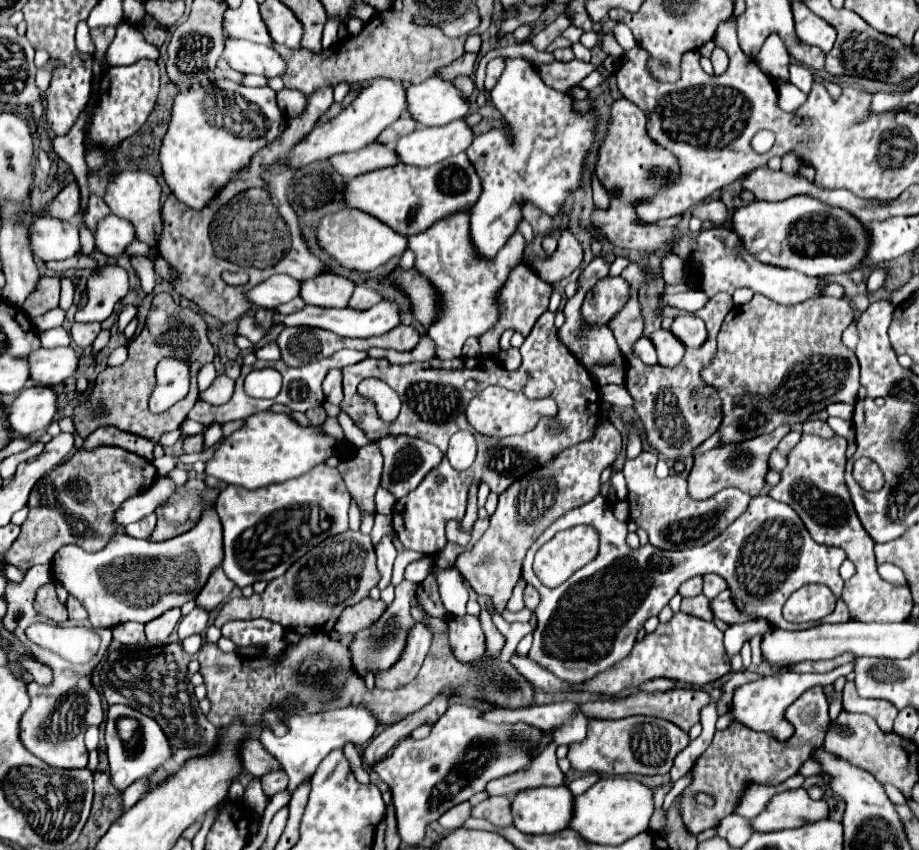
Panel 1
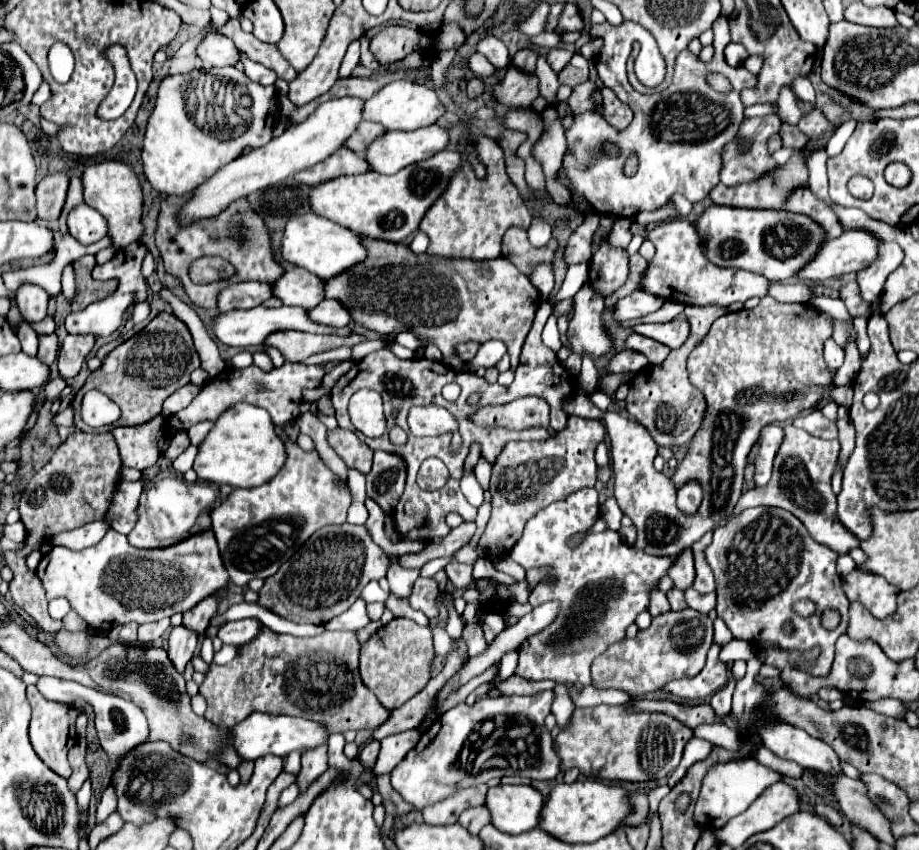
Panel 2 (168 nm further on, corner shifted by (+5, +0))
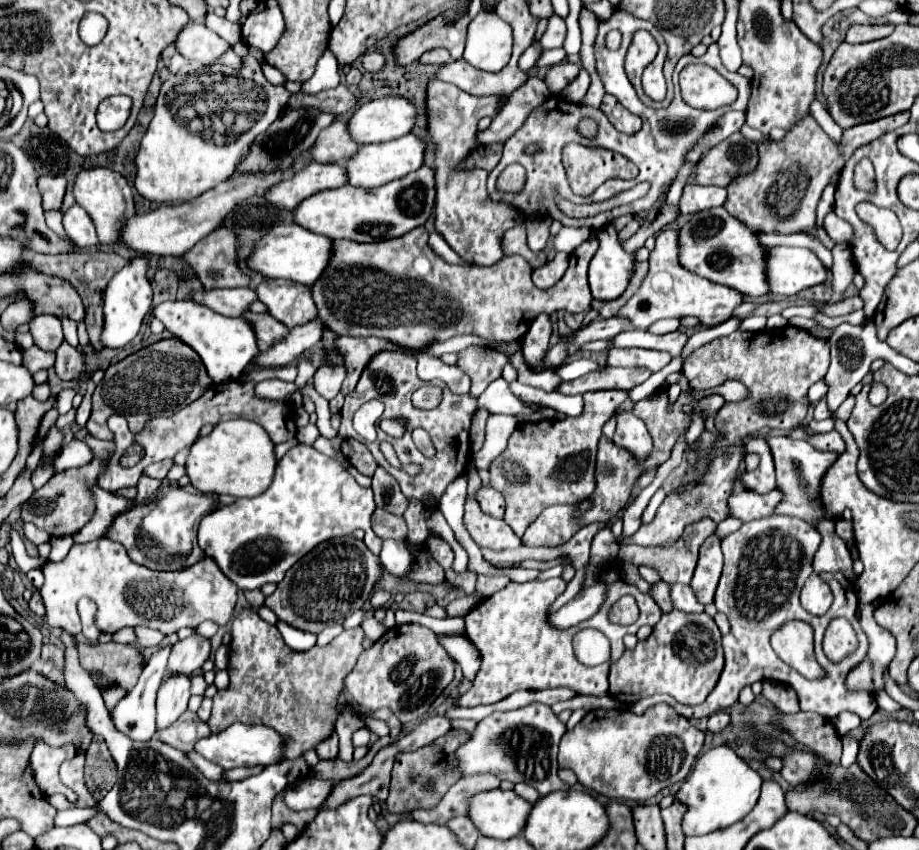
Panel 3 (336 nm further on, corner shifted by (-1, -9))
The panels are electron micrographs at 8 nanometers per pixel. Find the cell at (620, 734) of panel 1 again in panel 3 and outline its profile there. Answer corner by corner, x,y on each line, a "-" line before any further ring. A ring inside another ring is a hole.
665,703
649,707
643,715
635,715
633,711
627,709
611,709
611,711
595,709
589,711
575,725
573,731
567,731
561,737
559,767
571,769
583,787
593,789
609,799
647,801
653,795
657,795
661,789
681,783
689,775
695,757
703,747
703,741
705,741
705,733
693,727
685,717
675,713
675,709

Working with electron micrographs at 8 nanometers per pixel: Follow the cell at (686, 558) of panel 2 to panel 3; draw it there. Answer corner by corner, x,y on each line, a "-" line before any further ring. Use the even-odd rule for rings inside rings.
705,517
705,519
699,519
697,523
691,523
689,527
685,527
681,539
669,547
643,547
638,545
621,546
619,556
625,562
633,563
637,566
646,565
653,567
653,569
657,569
659,575
661,575
661,579
663,579
665,583
669,583
669,585
673,585
673,583
689,585
689,583
691,583
691,577
693,577
693,571
695,571
695,565
697,565
699,547
701,547
701,543
703,543
709,535
715,533
715,527
717,527
717,525
715,525
709,517

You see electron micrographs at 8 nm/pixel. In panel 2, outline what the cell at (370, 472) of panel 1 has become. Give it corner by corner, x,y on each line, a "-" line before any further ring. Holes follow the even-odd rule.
335,428
327,432
327,442
329,446
343,458
343,462
351,468
361,470
363,474
367,474
371,470
373,464
373,450
361,442
355,432
351,430
343,430
343,428

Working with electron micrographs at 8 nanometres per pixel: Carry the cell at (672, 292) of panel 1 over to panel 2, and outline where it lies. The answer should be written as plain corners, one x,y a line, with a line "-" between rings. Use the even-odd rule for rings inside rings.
633,292
625,298
621,298
615,306
613,306
613,318
615,322
625,322
625,320
635,320
641,318
649,312
655,312
663,306
663,298
651,298
649,294
639,294

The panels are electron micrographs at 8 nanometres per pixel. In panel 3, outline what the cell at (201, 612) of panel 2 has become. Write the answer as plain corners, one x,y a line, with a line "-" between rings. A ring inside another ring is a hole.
193,631
191,637
177,641
173,645
169,665
167,665
167,675
173,675
173,673
193,675
209,659
209,653
211,653
209,639
205,639
197,631

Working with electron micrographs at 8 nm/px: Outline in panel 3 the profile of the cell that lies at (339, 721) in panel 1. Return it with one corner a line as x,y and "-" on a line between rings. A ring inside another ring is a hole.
233,723
225,731
213,733
195,743
195,751
199,755
203,755
205,759
211,759
211,763
221,765
223,769
273,765
273,763
283,761
283,749
285,749
285,739
281,735
277,735
277,731
273,731
273,727
245,725
245,723

